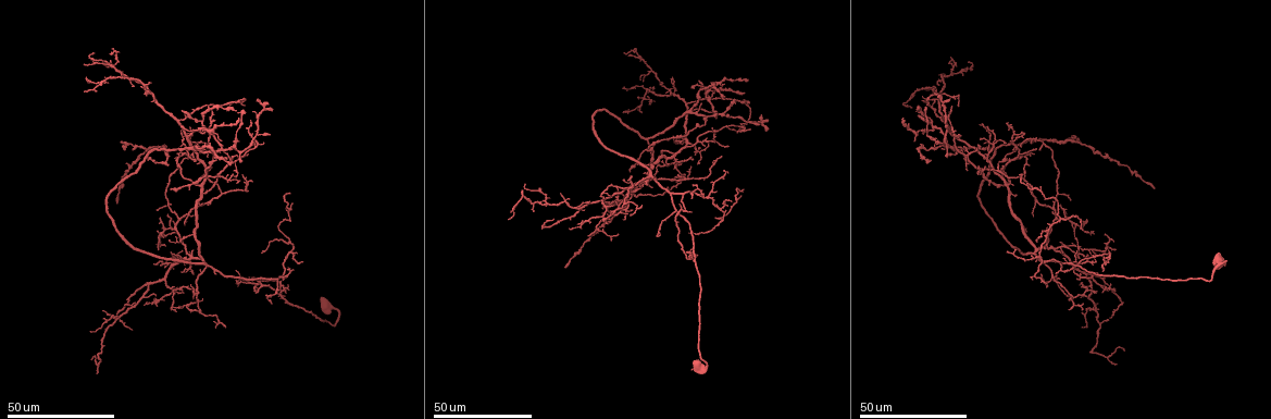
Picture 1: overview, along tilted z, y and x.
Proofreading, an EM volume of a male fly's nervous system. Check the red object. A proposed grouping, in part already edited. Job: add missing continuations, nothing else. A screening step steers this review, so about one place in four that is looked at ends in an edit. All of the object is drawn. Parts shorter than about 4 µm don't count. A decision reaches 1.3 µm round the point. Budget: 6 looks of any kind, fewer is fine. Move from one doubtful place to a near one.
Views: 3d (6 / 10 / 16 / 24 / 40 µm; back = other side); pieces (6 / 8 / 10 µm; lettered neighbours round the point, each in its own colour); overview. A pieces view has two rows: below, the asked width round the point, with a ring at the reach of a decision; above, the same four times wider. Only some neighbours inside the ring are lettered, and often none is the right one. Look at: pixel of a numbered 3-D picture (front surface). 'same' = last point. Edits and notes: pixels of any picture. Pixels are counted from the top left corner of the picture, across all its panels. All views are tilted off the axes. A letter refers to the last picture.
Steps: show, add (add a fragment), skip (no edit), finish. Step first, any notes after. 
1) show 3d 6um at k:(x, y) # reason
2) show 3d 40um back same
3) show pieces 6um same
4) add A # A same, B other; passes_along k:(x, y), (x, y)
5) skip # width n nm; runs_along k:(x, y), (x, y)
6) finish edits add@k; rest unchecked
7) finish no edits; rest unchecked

show 3d 40um at 1:(1039, 150) # branch stops here

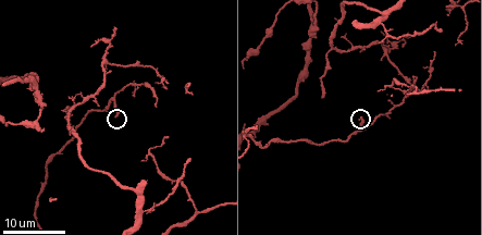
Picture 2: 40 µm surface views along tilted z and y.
show pieces 10um at 2:(359, 118)

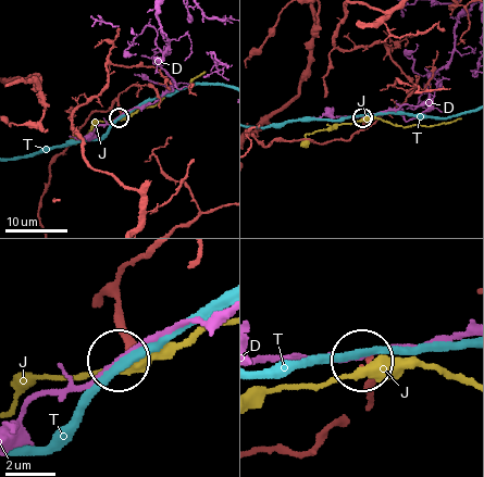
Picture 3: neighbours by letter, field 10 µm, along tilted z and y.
skip # D other, J other, T other; runs_along 3:(58, 155), (94, 112), (108, 111), (114, 101), (119, 116); no lettered fragment goes on from it

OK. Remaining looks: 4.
show 3d 24um at 1:(996, 162) # thin end

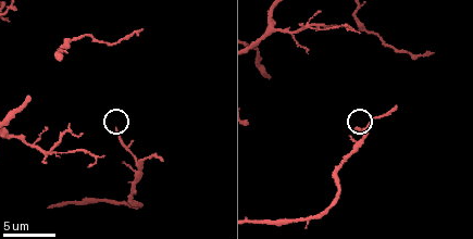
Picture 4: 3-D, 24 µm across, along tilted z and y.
show pieces 6um at 4:(115, 130)

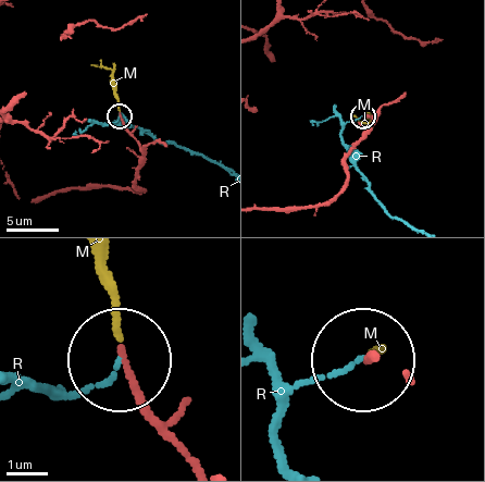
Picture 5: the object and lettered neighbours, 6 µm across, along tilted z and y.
add M # width 140 nm; M same, R other; passes_along 5:(137, 139), (119, 111), (111, 71), (90, 65); the neuron continues

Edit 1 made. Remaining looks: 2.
show 3d 24um at 1:(289, 270) # long arm stops here

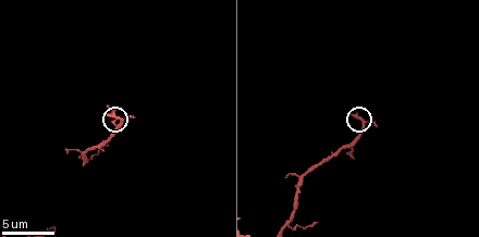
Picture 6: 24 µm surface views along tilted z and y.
show pieces 8um at 6:(106, 115) # what lies round it

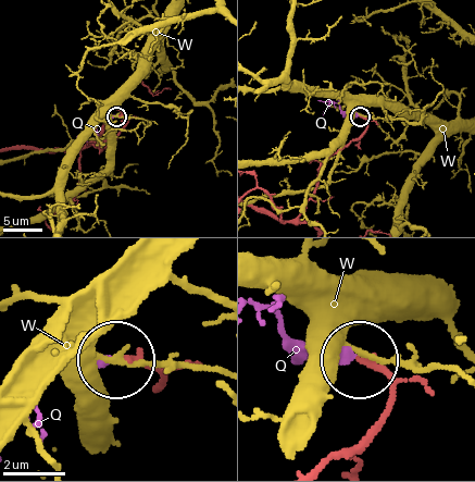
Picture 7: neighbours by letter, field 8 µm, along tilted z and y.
add Q # Q same, W other; it goes on there

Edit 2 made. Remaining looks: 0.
finish edits add@5, add@7; rest unchecked

